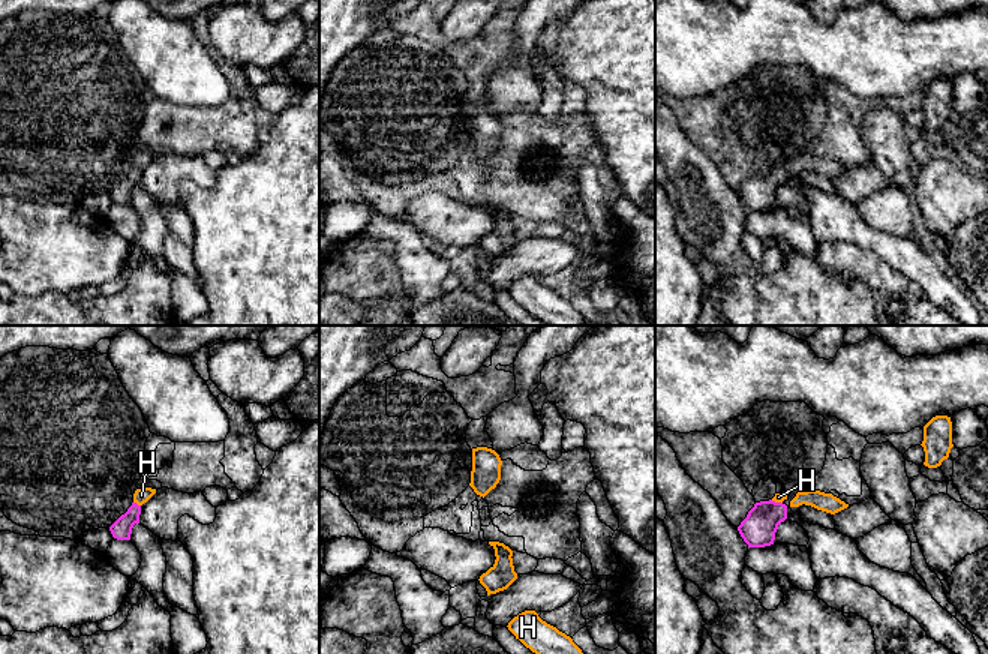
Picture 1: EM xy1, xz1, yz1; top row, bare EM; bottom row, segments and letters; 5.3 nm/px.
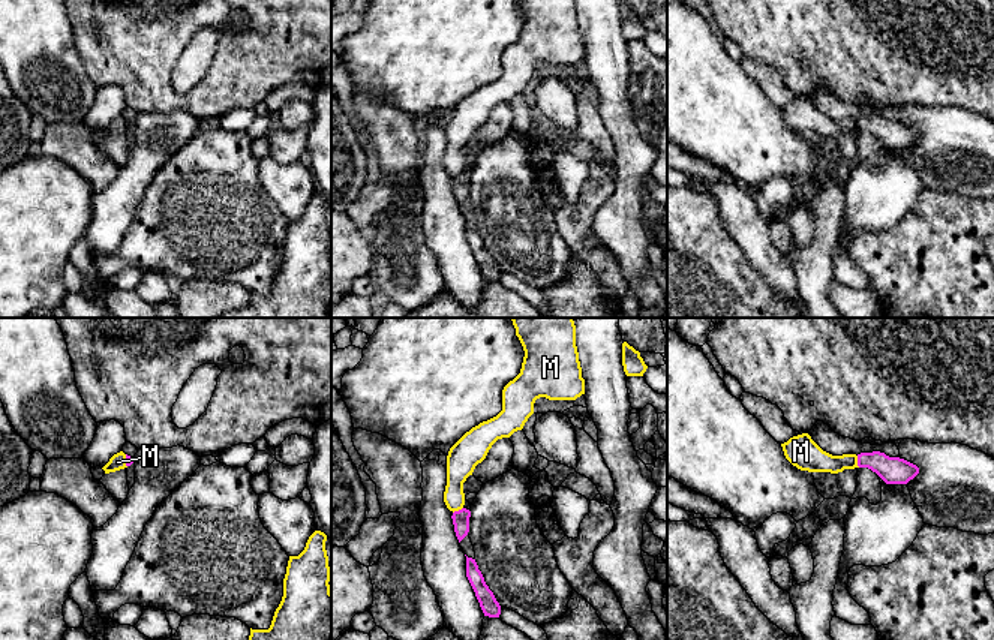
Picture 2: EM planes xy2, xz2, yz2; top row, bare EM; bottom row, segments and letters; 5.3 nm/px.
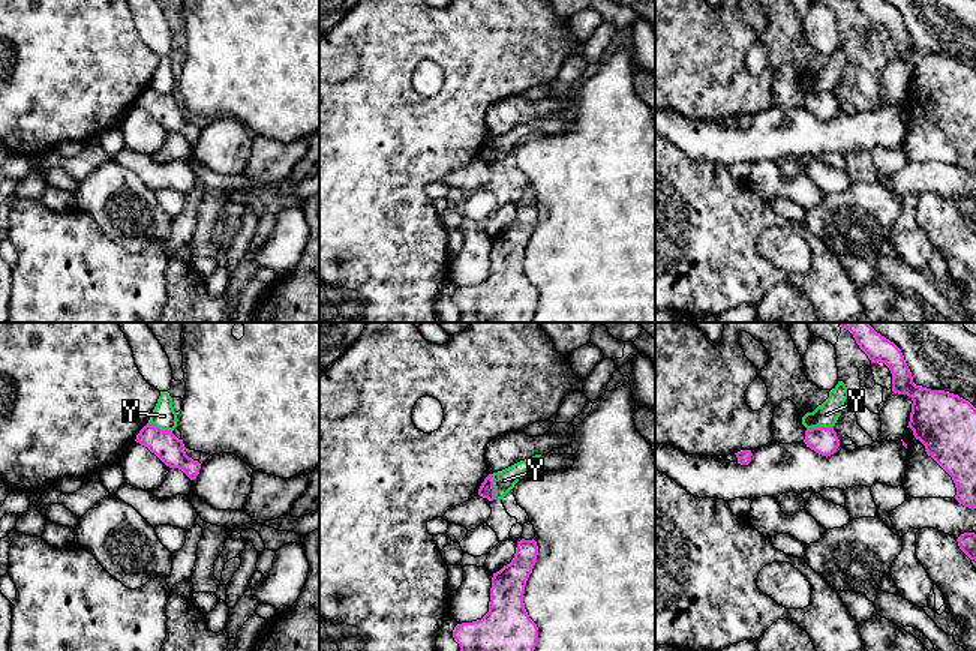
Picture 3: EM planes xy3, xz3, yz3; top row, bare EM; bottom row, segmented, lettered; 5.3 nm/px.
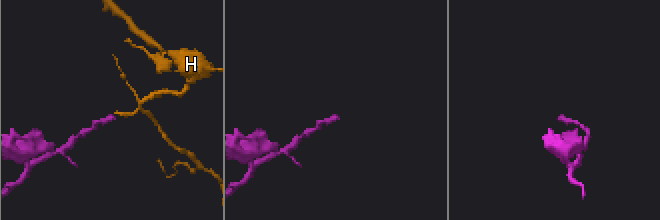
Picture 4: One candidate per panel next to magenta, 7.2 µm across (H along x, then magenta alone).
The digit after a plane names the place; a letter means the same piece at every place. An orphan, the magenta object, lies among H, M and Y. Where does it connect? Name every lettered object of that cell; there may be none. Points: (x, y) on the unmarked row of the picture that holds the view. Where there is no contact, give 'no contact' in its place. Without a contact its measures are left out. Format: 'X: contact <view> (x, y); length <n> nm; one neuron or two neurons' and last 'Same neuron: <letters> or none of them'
H: contact xy1 (135, 167); length 50 nm; one neuron
M: contact yz2 (858, 126); length 70 nm; two neurons
Y: contact yz3 (819, 92); length 140 nm; two neurons
Same neuron: H

